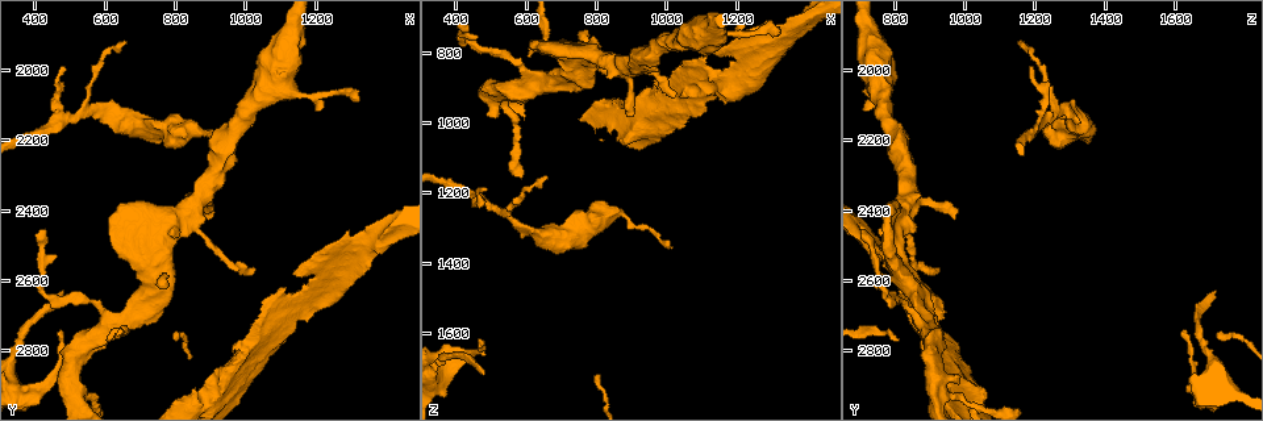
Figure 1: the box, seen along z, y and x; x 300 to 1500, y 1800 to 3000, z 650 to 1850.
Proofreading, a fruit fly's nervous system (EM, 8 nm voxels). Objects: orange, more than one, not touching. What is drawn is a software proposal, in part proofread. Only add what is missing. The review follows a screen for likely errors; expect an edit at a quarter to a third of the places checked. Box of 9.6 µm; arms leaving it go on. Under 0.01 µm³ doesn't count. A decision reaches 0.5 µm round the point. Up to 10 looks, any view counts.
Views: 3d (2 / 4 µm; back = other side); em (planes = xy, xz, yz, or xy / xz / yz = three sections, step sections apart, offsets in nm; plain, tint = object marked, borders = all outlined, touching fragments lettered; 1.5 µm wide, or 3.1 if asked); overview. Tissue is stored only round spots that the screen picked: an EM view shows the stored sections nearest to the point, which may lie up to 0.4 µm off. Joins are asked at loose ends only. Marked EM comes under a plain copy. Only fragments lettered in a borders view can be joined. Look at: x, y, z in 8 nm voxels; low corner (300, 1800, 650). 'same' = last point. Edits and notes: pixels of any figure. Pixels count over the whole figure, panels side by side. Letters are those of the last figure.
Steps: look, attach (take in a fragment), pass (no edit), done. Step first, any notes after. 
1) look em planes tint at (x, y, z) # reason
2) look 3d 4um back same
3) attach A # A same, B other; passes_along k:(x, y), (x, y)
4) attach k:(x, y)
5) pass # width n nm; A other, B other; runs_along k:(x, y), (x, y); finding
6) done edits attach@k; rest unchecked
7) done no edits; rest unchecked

look 3d 2um at (1030, 2570, 910) # an open end

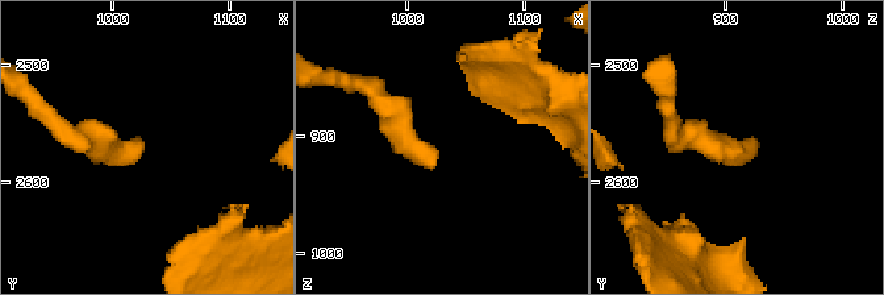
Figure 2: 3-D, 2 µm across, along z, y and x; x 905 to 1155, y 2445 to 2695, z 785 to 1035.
look em planes borders at (1030, 2570, 916)

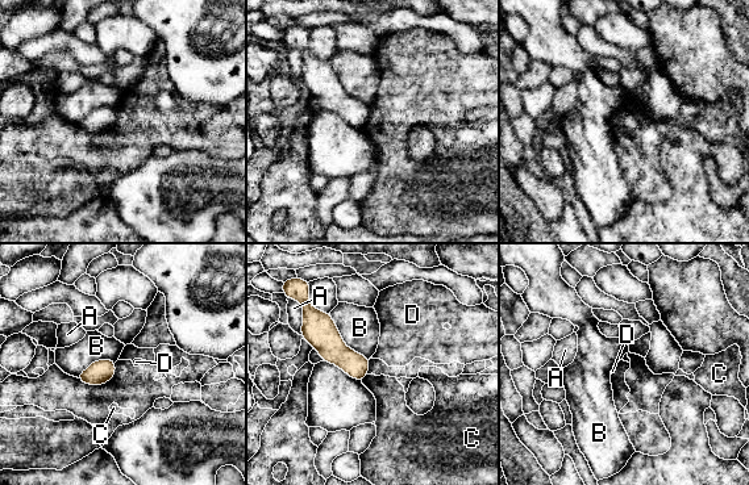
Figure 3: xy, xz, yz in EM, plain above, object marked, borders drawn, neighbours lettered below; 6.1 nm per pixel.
pass # width 150 nm; A other, B other, C other, D other; no lettered fragment goes on from it

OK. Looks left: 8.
look 3d 4um at (770, 2610, 750) # free end

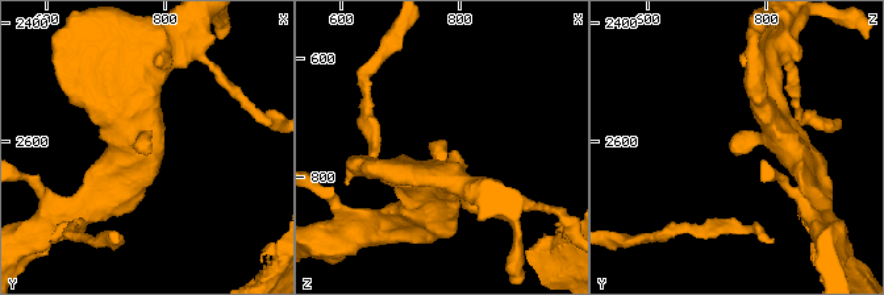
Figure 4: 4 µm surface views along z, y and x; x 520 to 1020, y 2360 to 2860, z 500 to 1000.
look em planes borders at (755, 2615, 745)

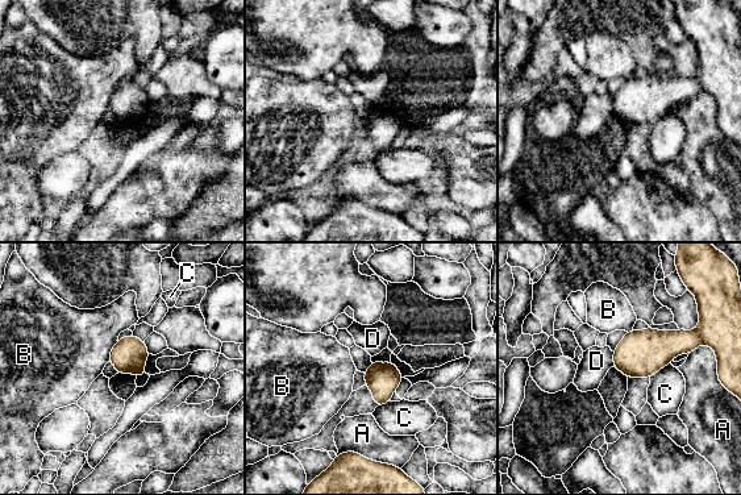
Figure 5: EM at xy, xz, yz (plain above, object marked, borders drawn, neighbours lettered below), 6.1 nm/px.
pass # width 200 nm; A other, B other, C other, D other; no lettered fragment goes on from it

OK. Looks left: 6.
look em 3.1um planes borders at (1020, 2160, 1350) # an open end

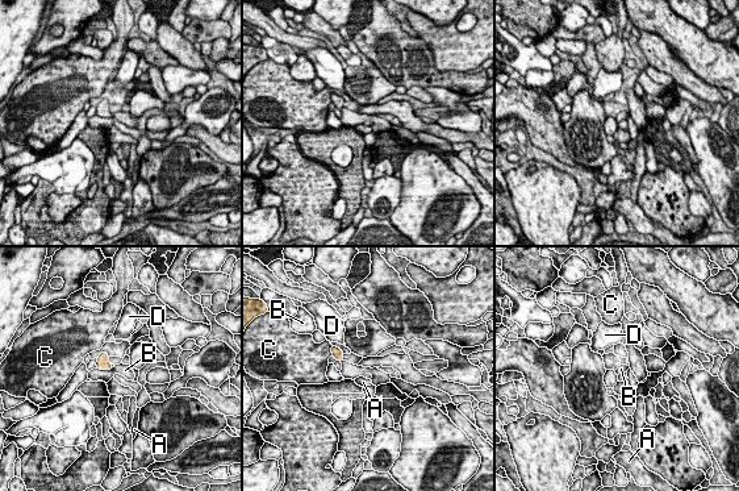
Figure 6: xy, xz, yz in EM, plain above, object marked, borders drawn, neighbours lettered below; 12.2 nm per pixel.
pass # A other, B other, C other, D other; border 6:(113, 367), (101, 370); none of them fits

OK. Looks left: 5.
look em xz step 8 borders at (1110, 2760, 970) # branch stops here

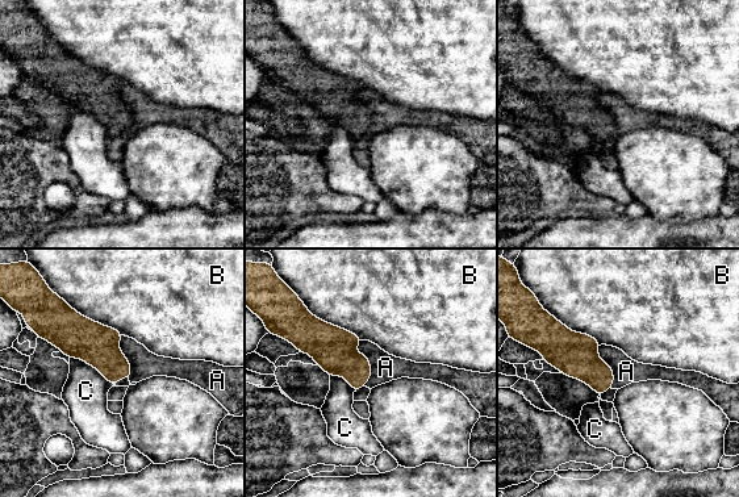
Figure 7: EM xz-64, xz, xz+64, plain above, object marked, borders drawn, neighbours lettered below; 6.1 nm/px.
look em planes borders same # cut it another way

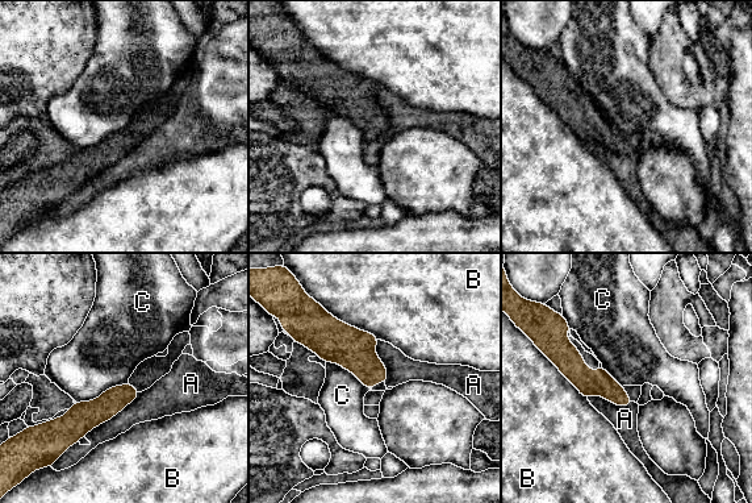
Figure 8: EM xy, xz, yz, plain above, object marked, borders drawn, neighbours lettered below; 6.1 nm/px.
pass # A other, B other, C other; runs_along 8:(562, 337), (592, 382), (627, 402); no lettered fragment goes on from it

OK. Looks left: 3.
done no edits; rest unchecked

